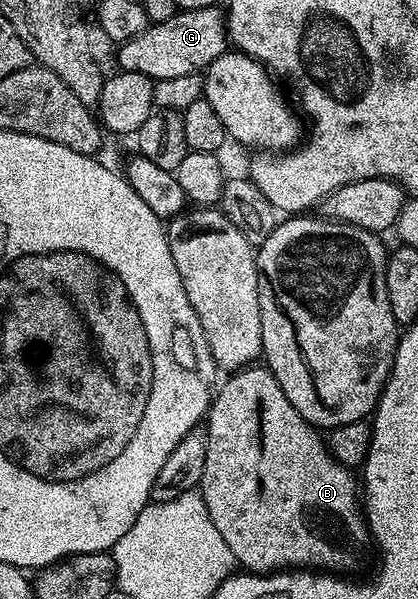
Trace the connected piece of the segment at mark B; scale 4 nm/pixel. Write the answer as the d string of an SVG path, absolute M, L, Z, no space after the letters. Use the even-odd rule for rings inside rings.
M255 363L247 368L231 372L230 377L217 390L216 396L211 400L206 430L206 458L204 459L204 475L200 492L204 503L208 507L208 515L212 523L216 523L216 531L224 535L224 543L232 551L235 562L243 570L251 573L269 575L279 571L329 571L335 575L349 574L349 569L362 557L362 552L368 545L368 526L364 516L363 506L360 504L360 485L347 466L342 465L330 454L329 444L324 440L323 434L315 426L304 420L288 403L287 396L280 391L280 381L269 368L261 369L261 364Z

